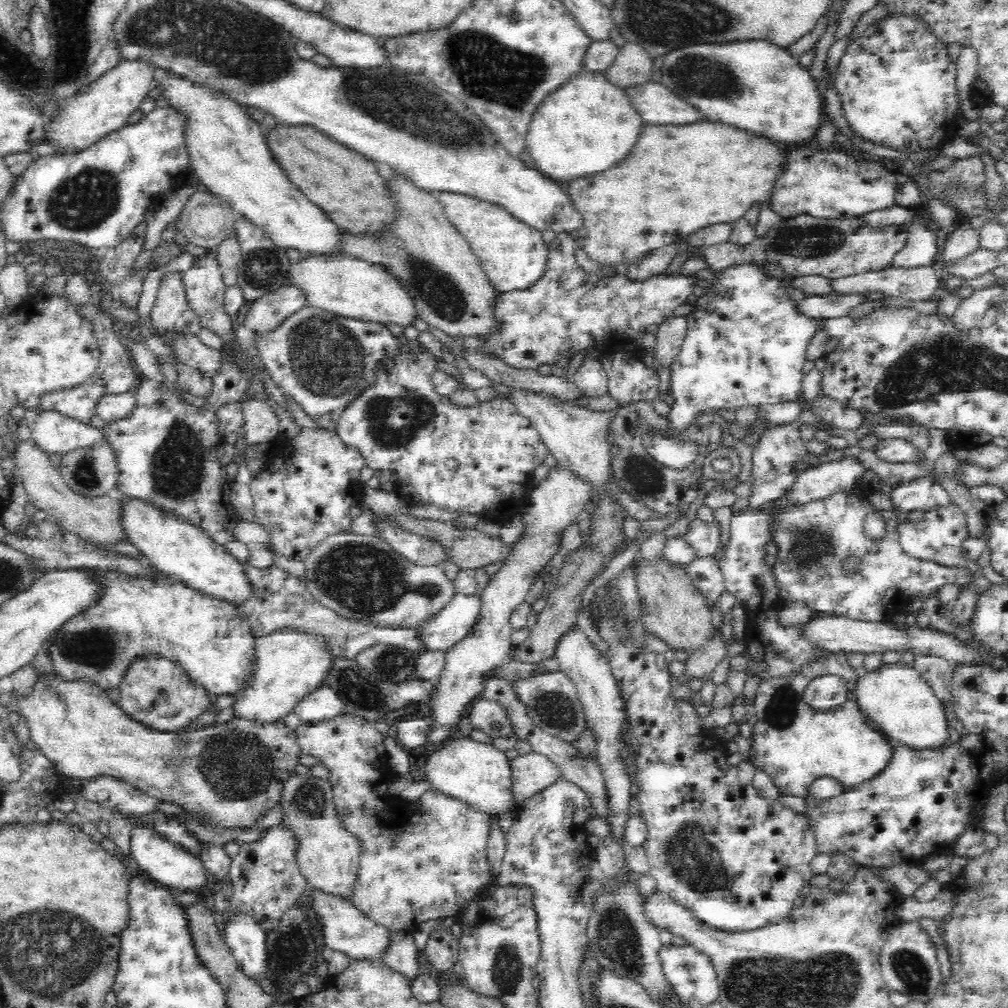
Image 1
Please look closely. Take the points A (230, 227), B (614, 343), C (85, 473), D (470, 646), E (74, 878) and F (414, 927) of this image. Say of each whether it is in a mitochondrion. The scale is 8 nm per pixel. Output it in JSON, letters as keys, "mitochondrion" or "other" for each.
{"A":"other","B":"other","C":"mitochondrion","D":"other","E":"other","F":"other"}

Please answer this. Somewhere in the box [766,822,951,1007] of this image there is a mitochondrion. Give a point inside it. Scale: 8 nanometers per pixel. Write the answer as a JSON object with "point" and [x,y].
{"point":[910,969]}

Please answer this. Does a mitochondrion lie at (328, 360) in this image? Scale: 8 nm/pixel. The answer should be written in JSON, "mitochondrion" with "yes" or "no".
{"mitochondrion":"yes"}

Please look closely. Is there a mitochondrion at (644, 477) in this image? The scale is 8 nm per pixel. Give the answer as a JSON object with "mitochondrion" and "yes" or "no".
{"mitochondrion":"yes"}

